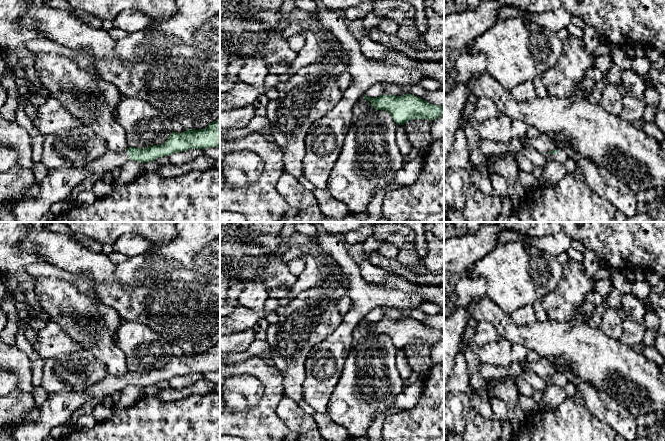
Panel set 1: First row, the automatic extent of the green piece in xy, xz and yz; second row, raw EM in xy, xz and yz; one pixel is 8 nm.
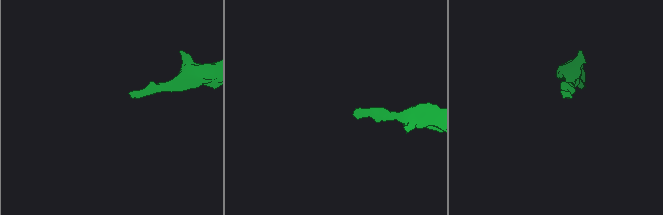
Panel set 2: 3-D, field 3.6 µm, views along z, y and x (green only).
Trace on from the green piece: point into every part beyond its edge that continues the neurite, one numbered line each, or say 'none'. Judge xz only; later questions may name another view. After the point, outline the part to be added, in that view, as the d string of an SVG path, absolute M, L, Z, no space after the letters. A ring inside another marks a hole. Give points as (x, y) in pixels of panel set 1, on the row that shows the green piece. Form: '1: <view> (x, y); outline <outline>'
none

